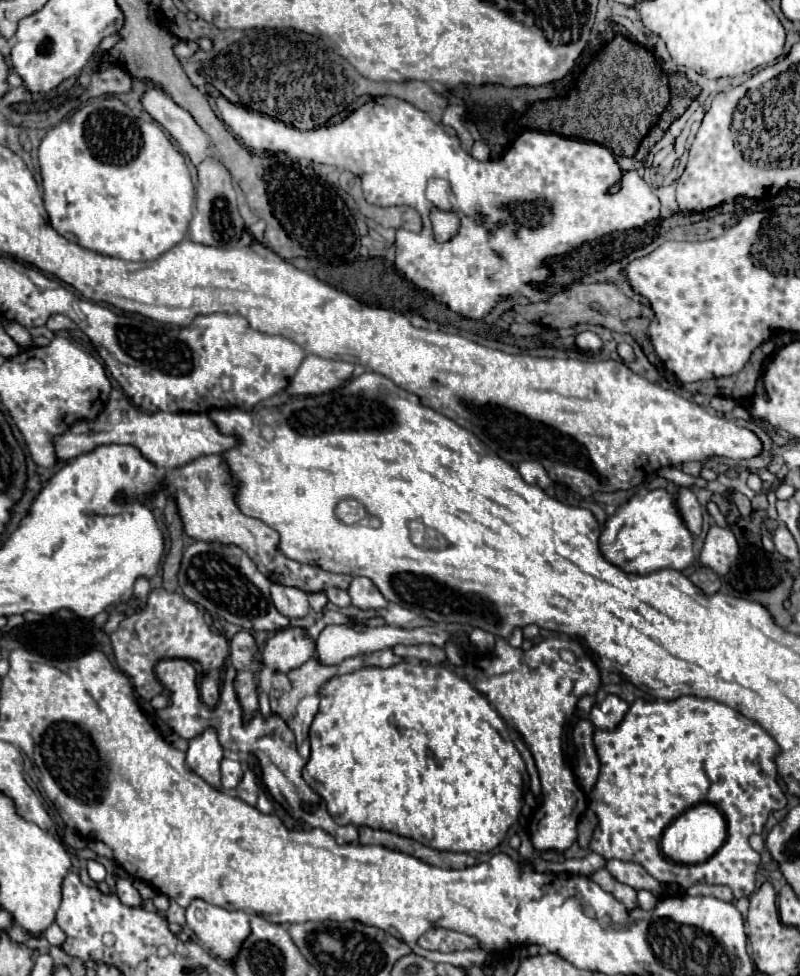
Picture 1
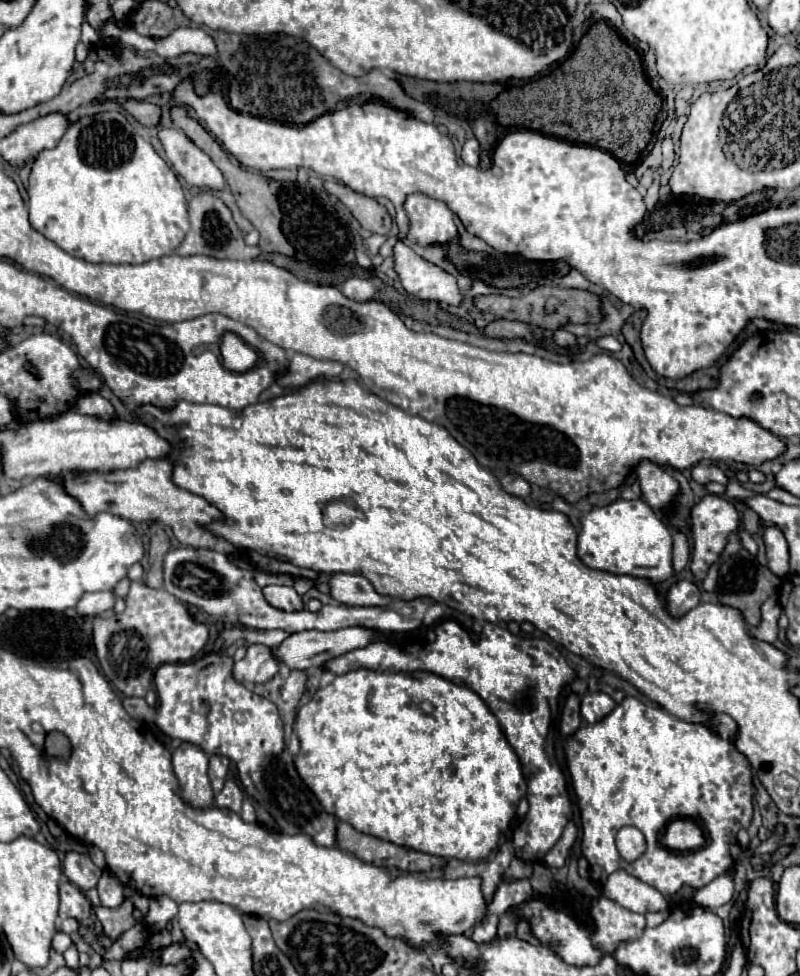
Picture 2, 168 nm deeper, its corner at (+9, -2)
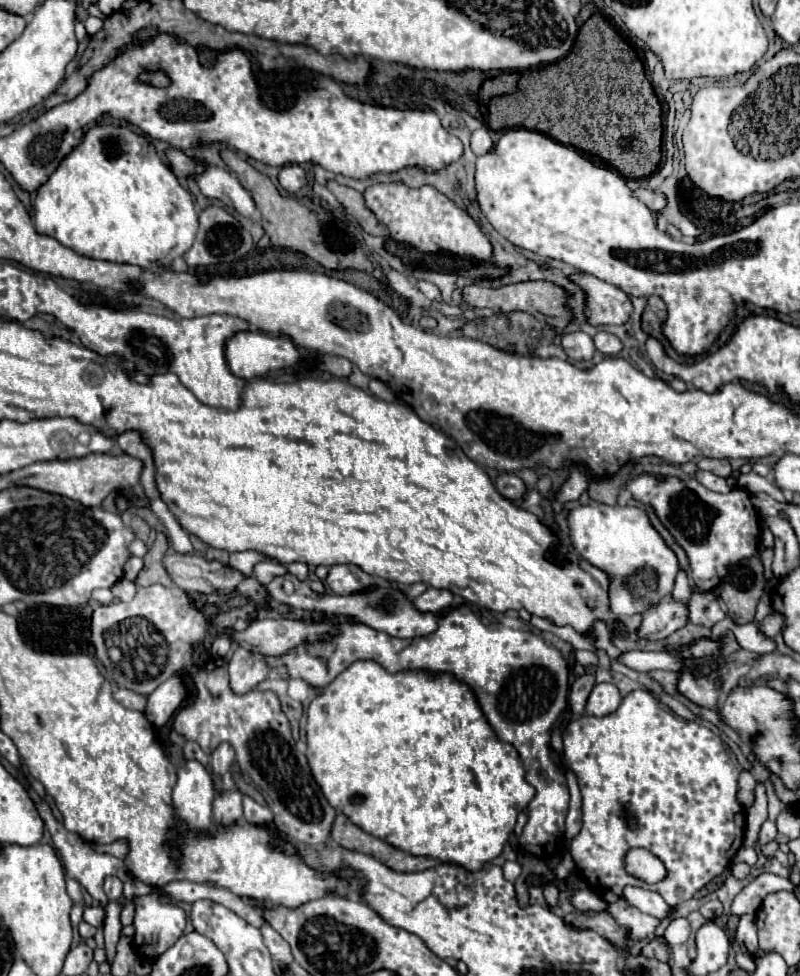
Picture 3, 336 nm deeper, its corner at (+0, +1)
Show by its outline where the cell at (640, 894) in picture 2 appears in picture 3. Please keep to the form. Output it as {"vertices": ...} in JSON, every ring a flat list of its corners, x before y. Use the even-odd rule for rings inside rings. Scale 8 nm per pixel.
{"vertices":[[625,887,623,889,623,897,629,901,629,905,637,907,639,911,653,915,657,919,663,919,669,915,671,907,663,901,663,897,657,891,649,891,649,889,641,889,641,887]]}

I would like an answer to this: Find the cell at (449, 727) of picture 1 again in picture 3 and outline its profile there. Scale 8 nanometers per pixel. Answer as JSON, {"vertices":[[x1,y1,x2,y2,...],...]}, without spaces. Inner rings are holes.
{"vertices":[[355,661,349,665,335,681,331,681,325,691,315,697,307,709,307,761,315,781,319,783,323,795,327,797,329,805,337,811,345,813,355,825,363,831,385,839,393,847,407,851,411,855,427,855,439,861,461,865,469,871,479,871,485,863,493,861,501,855,503,845,507,843,519,811,527,807,531,797,535,797,535,787,527,783,525,769,519,759,517,749,511,743,499,741,491,725,487,723,483,709,471,691,471,687,451,673,427,673,427,671,401,671,401,673,387,673,375,661]]}

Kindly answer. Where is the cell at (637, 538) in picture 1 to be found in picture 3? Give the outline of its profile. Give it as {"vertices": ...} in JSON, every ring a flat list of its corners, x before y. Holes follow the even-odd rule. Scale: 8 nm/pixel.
{"vertices":[[583,505,569,513,569,529,575,551,611,575,611,613,615,617,645,613,671,593,679,571,677,555,651,525,645,509,637,505]]}

